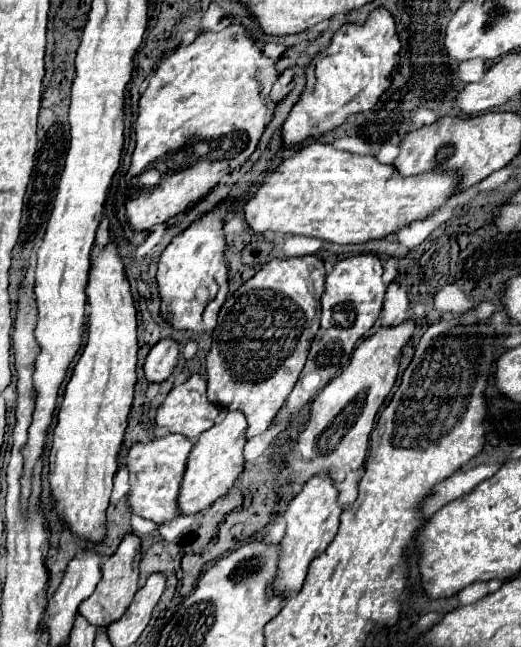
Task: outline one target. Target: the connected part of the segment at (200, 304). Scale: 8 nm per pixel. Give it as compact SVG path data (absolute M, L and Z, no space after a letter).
M220 205L214 211L202 215L194 221L186 231L172 239L172 243L164 249L158 261L158 293L160 293L160 315L174 329L192 331L192 337L198 333L210 335L216 327L218 311L226 299L228 285L222 279L228 279L228 269L222 265L224 259L224 231L222 221L226 217L228 205Z

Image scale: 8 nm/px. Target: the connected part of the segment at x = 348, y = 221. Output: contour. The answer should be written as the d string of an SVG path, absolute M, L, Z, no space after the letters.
M310 143L284 159L278 169L268 175L258 191L244 205L244 219L254 233L280 233L280 235L304 235L316 237L330 243L364 243L372 239L382 239L412 221L426 219L436 207L444 205L448 197L454 195L458 185L456 173L428 171L414 177L402 177L392 165L382 165L372 155L354 155L332 145Z

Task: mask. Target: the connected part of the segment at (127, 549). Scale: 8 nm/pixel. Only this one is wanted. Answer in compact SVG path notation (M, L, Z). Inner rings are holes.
M126 535L118 547L118 553L114 553L102 565L102 569L100 569L102 579L100 579L94 595L90 595L90 599L86 599L78 609L78 613L82 613L82 617L90 625L104 629L110 623L118 621L126 613L126 609L132 603L132 597L138 589L138 563L140 563L140 539L136 535Z

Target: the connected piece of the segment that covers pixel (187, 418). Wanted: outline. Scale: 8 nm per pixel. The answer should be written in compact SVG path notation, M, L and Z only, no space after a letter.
M192 375L186 383L178 385L168 393L168 397L162 401L156 413L156 425L166 427L170 433L180 433L188 439L198 437L206 429L210 429L216 423L216 417L220 413L220 407L212 405L206 397L206 379L204 375Z

